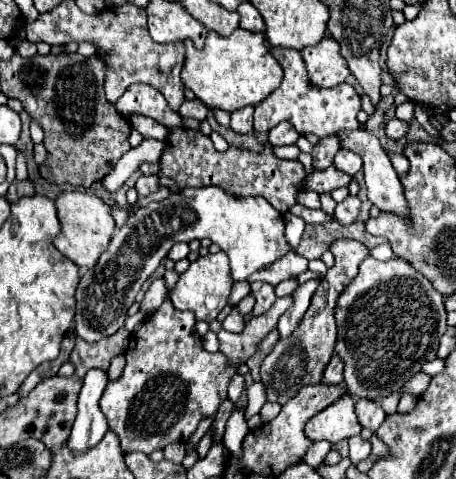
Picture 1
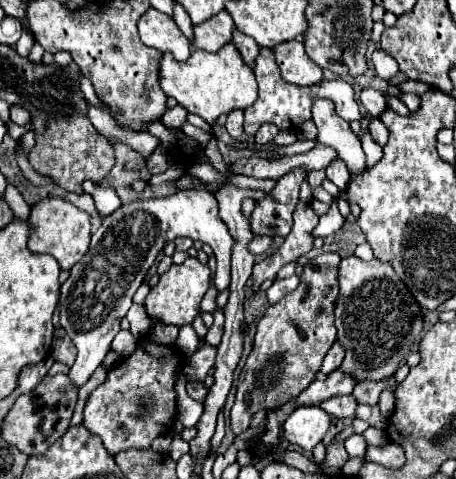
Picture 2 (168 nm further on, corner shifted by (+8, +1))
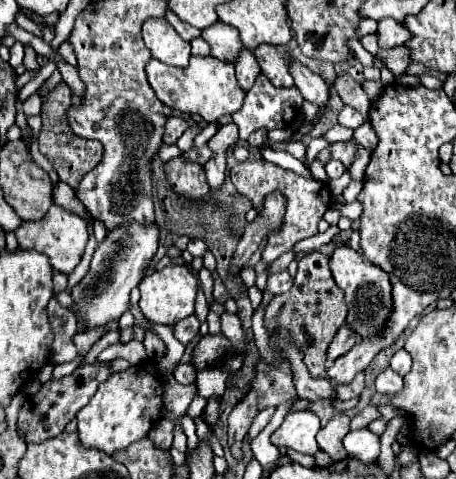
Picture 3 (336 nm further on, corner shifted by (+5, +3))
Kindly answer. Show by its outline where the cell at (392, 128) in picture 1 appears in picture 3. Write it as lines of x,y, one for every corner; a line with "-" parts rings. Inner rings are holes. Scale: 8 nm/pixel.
365,122
363,126
359,126
359,128
353,130
353,142
359,144
359,146
363,146
365,150
373,150
375,148
377,136
375,136
373,128
369,126
369,122

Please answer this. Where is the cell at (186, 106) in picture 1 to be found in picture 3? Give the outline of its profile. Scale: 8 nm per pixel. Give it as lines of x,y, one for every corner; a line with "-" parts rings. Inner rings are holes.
170,116
167,118
167,124
165,124
165,136
163,136
163,142
165,144
175,144
179,140
179,136
187,130
189,127
195,127
198,123
192,118
183,120
181,117

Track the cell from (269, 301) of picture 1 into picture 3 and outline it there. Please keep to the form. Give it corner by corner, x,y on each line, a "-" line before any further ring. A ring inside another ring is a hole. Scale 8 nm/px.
265,160
239,162
239,164
235,164
231,168
229,176
231,176
231,182
235,184
235,188
239,190
239,194
243,194
247,200
251,200
253,210
257,214
263,210
265,196
271,194
271,192
279,192
287,200
287,210
285,210
285,218
283,218
281,228
267,234
267,246
263,248
263,260
267,264
277,260
281,254
289,252
299,240
315,236
317,234
317,224
319,224
319,220
323,218
325,210
331,206
331,200
333,200
329,184
313,180
313,178
299,176
299,174
295,174
291,170
283,170
283,168
279,168
275,164
269,164

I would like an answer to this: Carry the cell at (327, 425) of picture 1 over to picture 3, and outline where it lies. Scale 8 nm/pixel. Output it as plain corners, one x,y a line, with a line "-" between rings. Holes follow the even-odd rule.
301,410
301,412
291,412
283,420
283,424
271,434
271,444
273,446
283,446
283,448
293,448
295,452
301,454
315,454
319,450
315,442
315,434
321,430
321,422
315,414

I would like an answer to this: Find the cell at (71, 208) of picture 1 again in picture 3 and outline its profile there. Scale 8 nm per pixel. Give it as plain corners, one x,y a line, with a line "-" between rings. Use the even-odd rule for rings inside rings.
53,204
41,222
23,222
15,230
15,236
17,236
19,248
41,252
49,258
49,264
53,266
53,270
63,272
63,274
71,274
73,268
81,262
81,256
85,252
87,226
77,214

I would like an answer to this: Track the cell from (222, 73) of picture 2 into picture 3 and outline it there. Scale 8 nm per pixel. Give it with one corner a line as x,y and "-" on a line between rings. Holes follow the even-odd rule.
191,56
187,68
165,66
159,60
149,60
147,80
165,106
179,110
183,114
199,114
205,122
215,122
223,114
237,112
245,100
245,92
239,88
235,80
235,66
221,62
213,56
209,58

